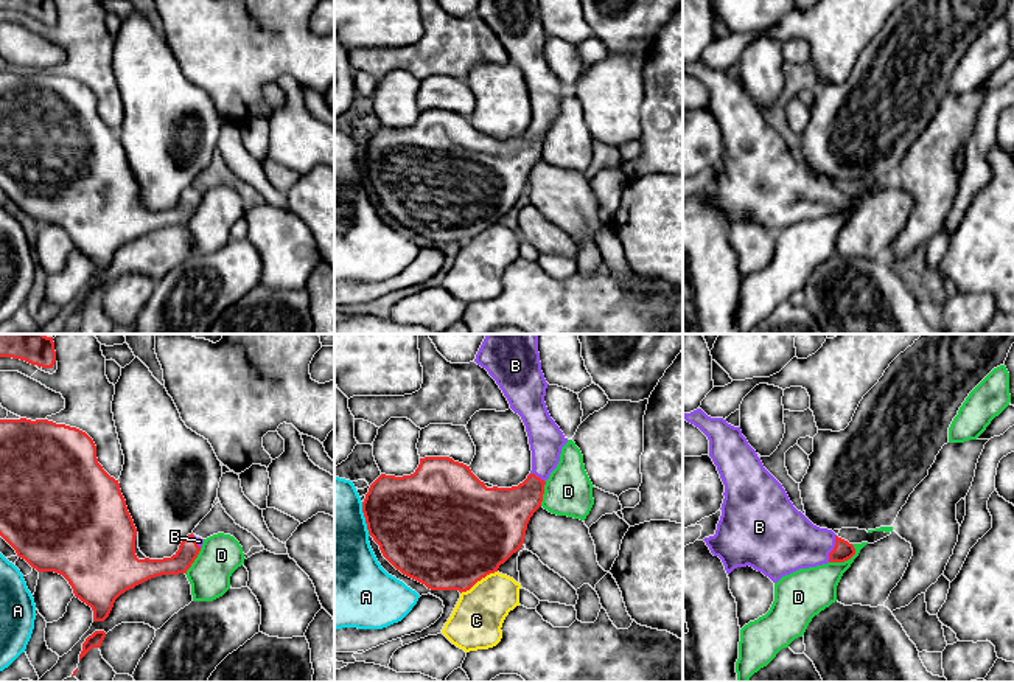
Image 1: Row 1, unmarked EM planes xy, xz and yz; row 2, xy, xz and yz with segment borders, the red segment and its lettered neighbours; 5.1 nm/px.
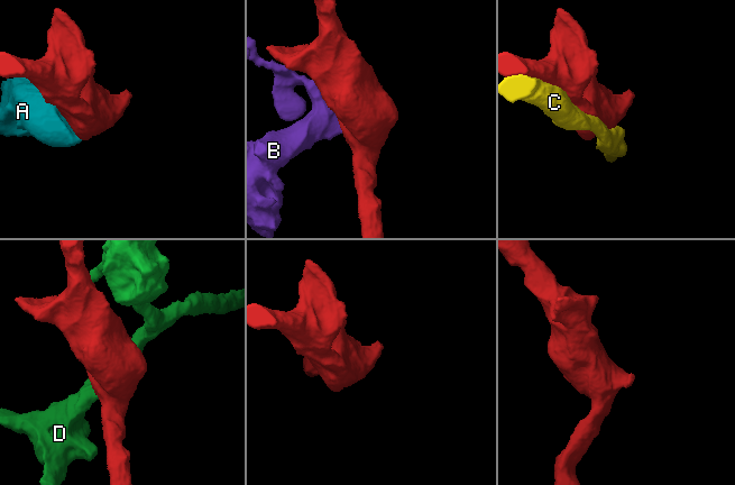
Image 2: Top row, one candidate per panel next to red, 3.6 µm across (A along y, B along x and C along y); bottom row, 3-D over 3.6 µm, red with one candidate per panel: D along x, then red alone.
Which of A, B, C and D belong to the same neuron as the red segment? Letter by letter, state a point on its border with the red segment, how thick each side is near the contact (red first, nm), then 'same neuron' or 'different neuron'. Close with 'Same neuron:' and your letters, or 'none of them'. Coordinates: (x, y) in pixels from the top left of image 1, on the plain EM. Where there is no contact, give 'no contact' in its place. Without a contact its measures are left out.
A: contact xz (366, 171); calibres 460 and 380 nm; different neuron
B: contact yz (834, 201); calibres 100 and 320 nm; same neuron
C: contact xz (478, 232); calibres 500 and 260 nm; different neuron
D: contact yz (845, 212); calibres 100 and 240 nm; different neuron
Same neuron: B

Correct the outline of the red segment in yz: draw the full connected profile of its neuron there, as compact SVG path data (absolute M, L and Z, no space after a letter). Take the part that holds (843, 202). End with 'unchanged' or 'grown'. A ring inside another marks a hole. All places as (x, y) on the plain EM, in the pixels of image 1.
M701 61L683 65L683 70L708 89L709 109L725 137L715 186L703 193L711 205L722 211L728 227L737 219L750 217L778 235L782 228L799 221L844 214L855 207L852 196L838 190L832 182L813 177L793 158L785 141L764 120L740 79L728 76L723 70L711 70Z; grown

